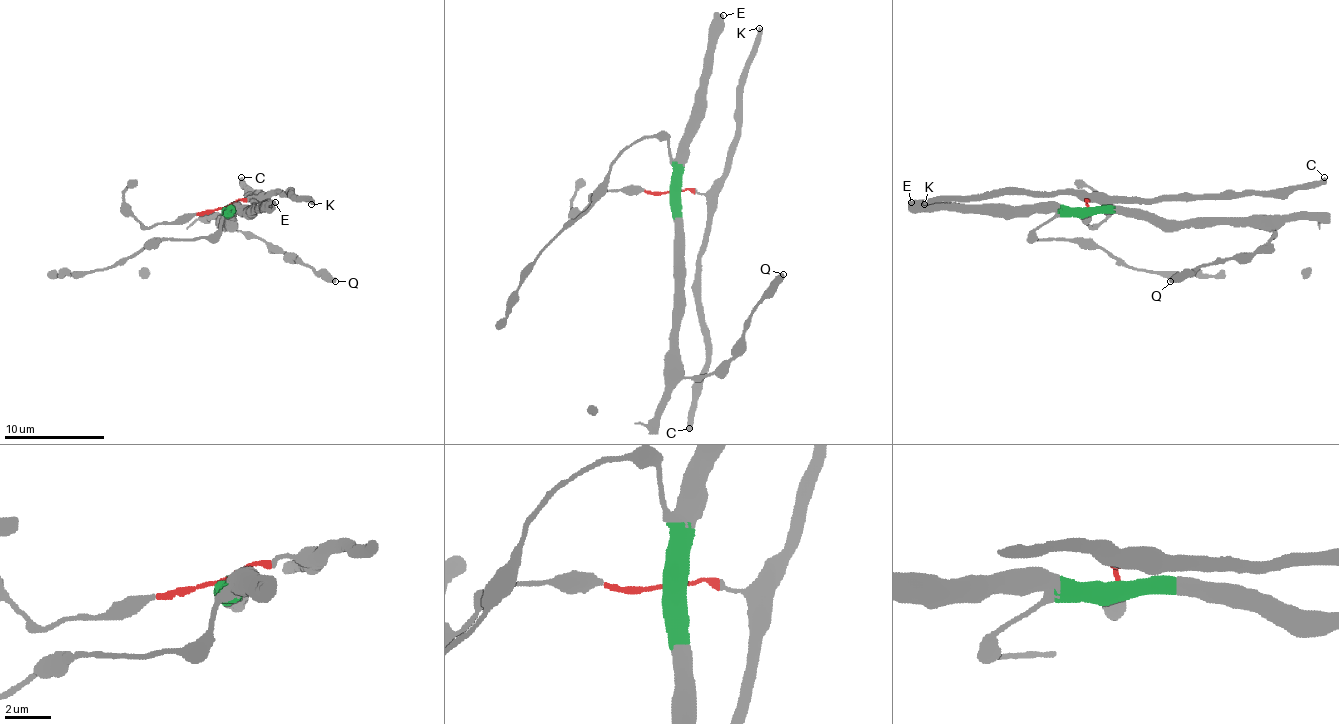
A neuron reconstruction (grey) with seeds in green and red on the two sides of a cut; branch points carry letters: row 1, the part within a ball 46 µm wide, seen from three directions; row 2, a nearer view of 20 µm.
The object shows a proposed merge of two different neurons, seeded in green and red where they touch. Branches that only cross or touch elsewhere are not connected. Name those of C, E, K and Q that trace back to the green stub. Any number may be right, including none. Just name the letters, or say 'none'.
E, Q

